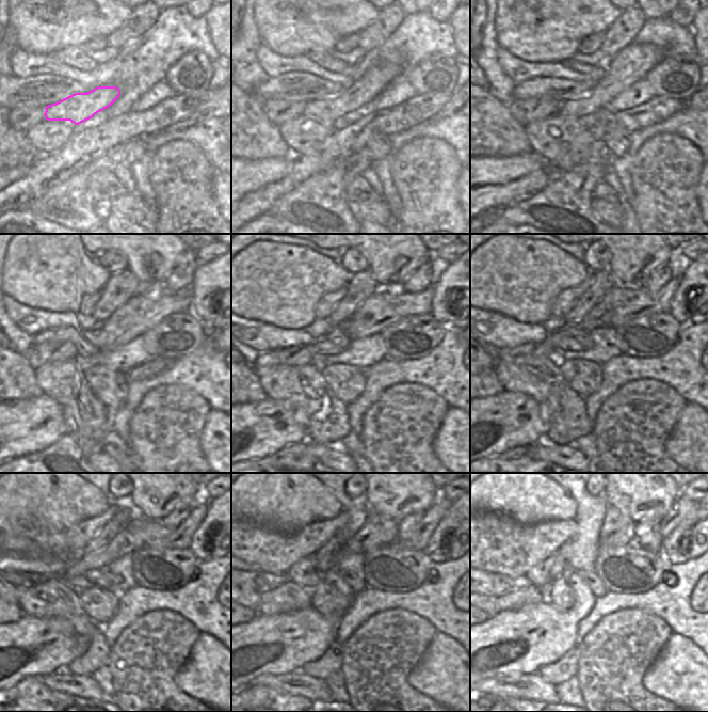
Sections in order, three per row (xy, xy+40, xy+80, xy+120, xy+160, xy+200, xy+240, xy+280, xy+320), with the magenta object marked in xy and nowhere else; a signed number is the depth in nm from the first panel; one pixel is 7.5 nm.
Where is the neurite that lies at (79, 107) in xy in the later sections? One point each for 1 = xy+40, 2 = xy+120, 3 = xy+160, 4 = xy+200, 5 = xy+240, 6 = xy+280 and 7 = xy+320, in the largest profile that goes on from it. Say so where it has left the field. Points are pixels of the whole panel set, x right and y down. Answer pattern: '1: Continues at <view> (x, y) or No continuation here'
1: Continues at xy+40 (374, 80)
2: Continues at xy+120 (153, 304)
3: Continues at xy+160 (384, 311)
4: Continues at xy+200 (625, 309)
5: Continues at xy+240 (180, 538)
6: Continues at xy+280 (418, 540)
7: Continues at xy+320 (684, 508)

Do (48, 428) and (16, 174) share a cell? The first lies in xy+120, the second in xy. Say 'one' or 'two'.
one

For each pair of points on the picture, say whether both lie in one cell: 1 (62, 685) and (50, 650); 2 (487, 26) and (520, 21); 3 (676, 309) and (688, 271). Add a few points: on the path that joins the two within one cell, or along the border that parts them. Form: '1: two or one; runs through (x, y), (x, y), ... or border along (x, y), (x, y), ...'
1: two; border along (64, 668), (46, 675), (33, 676)
2: two; border along (493, 11), (493, 27), (497, 44)
3: one; runs through (678, 299), (681, 289), (688, 281)

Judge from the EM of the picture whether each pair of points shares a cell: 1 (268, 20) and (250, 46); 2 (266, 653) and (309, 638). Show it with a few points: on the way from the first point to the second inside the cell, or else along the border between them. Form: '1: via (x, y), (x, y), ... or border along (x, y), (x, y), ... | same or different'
1: border along (254, 11), (254, 22), (261, 43) | different
2: via (276, 645), (299, 638) | same

